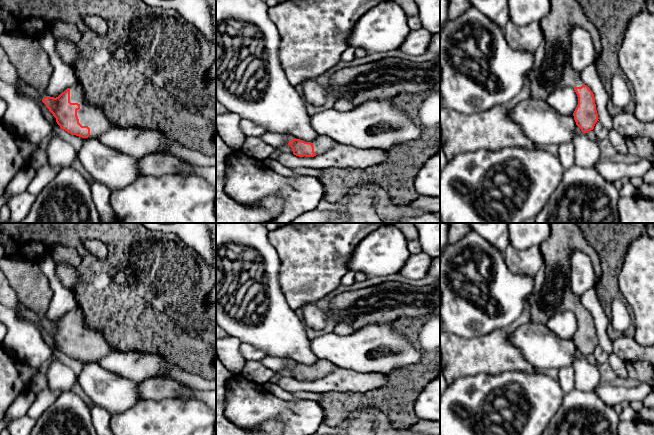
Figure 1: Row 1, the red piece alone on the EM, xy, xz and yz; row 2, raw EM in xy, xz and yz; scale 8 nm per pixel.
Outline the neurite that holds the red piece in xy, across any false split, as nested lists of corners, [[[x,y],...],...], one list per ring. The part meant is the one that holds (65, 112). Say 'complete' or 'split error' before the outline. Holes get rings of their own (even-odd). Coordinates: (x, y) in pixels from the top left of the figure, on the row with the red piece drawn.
split error; [[[6,34],[0,36],[0,45],[19,77],[38,90],[61,129],[82,138],[97,138],[113,126],[100,107],[85,102],[80,84],[56,98],[47,95],[53,67],[38,39]]]

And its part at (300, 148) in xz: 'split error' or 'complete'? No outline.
split error

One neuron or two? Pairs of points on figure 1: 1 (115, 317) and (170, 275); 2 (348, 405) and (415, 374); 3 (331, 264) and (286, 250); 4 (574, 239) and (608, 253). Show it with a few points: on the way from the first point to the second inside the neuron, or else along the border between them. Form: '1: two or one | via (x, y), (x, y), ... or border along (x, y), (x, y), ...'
1: one | via (129, 314), (156, 289)
2: one | via (365, 401), (376, 398), (391, 398), (398, 391)
3: one | via (320, 260), (310, 250), (297, 250)
4: two | border along (582, 233), (595, 251)

